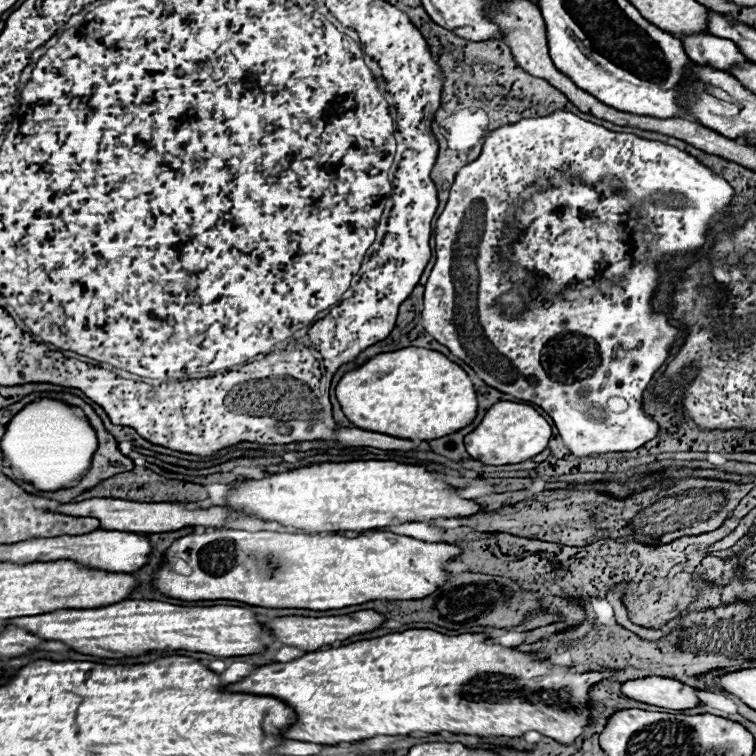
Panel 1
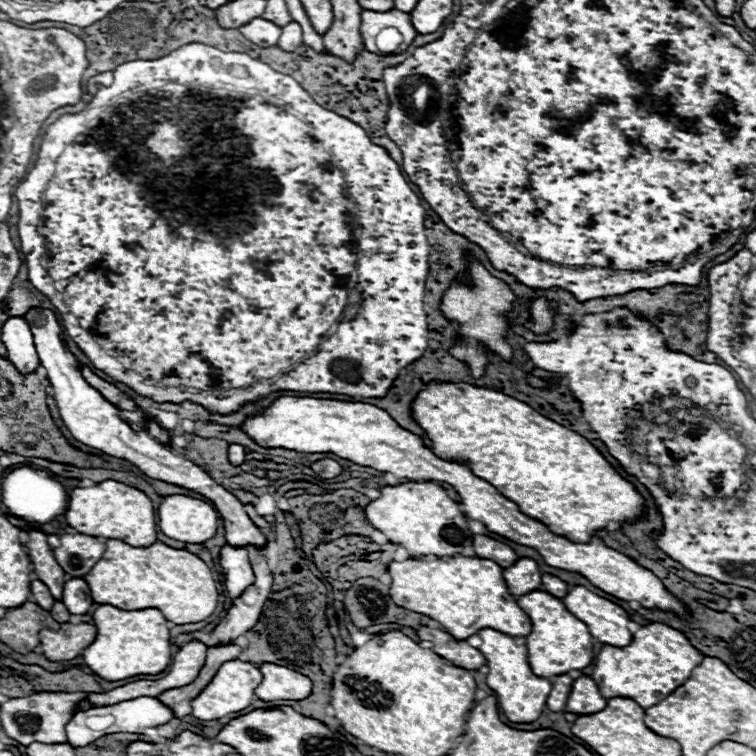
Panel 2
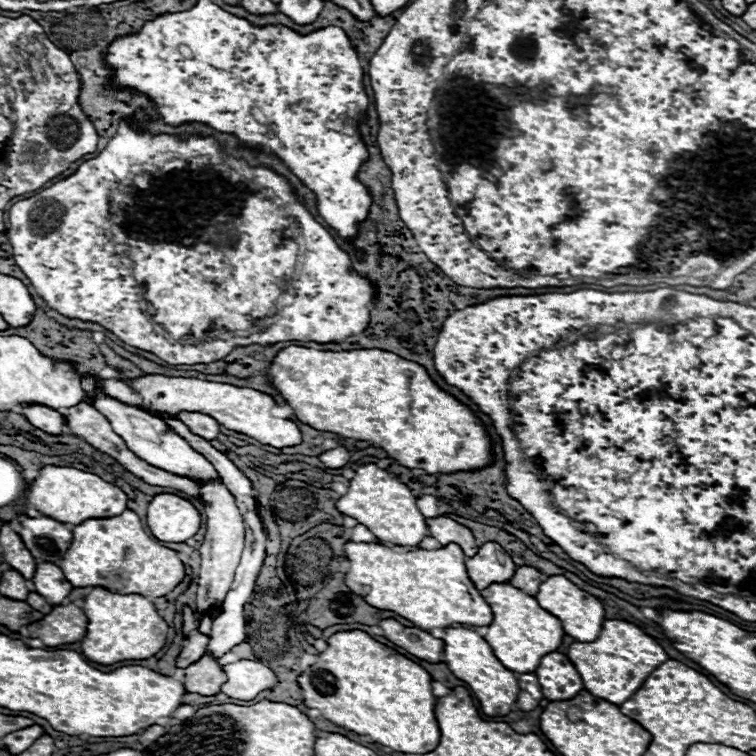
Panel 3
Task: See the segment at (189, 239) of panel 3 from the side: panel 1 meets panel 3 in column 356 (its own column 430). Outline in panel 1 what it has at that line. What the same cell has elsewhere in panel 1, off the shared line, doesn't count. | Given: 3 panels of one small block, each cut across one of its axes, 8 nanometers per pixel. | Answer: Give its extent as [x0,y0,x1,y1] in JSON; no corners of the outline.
[422,112,734,456]

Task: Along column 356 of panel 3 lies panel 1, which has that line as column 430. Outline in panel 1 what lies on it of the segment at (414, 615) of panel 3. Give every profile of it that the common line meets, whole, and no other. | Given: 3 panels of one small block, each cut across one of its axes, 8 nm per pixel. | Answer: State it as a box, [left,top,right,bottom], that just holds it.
[154,530,462,610]

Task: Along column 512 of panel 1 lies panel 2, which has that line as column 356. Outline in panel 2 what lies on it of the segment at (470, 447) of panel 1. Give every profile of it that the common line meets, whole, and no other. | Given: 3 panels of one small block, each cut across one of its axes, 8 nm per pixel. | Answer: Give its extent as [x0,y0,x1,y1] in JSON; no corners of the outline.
[242,396,684,614]

